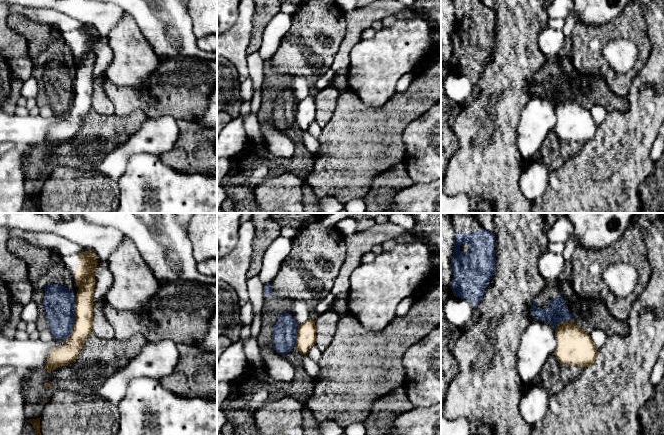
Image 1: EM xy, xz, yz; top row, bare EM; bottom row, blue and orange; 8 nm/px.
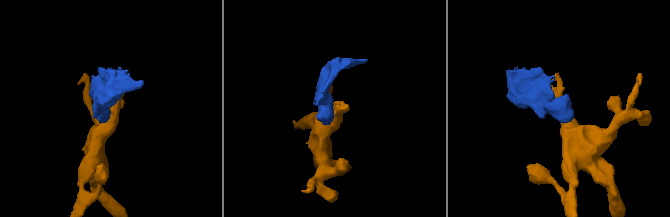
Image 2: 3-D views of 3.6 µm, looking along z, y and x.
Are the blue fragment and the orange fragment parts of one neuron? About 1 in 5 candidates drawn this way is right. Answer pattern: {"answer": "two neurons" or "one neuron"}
{"answer": "two neurons"}

